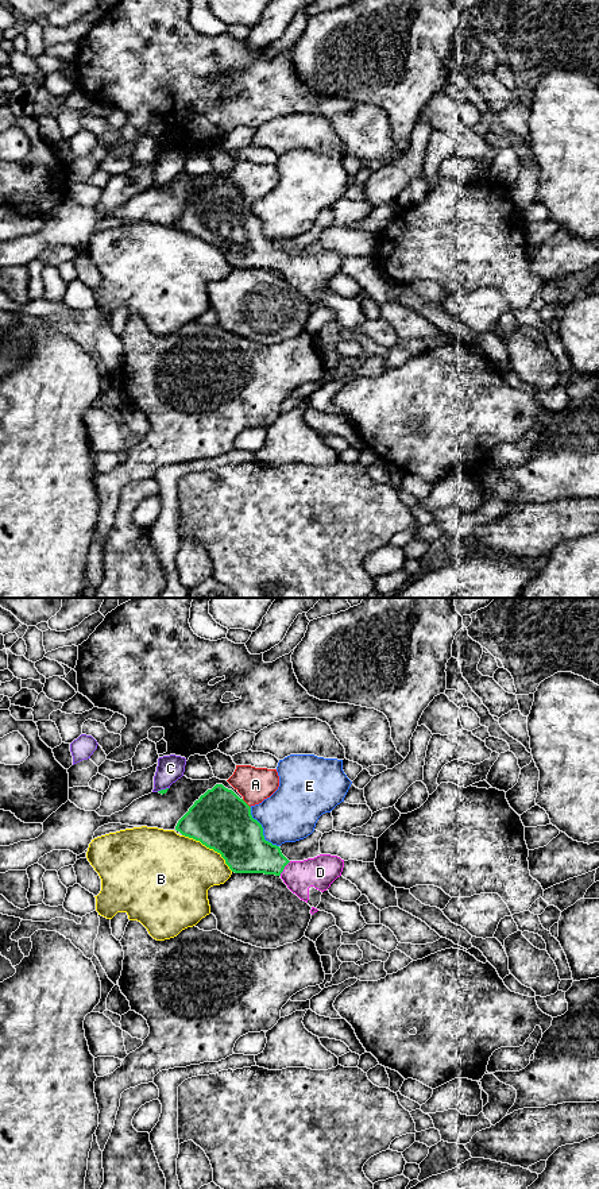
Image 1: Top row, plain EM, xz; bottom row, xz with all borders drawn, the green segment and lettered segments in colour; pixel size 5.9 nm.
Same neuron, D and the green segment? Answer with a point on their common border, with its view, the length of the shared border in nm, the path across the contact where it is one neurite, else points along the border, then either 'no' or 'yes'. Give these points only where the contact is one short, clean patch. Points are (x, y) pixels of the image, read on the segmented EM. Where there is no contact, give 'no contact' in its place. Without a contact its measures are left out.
contact xz (283, 868); length 110 nm; way xz (246, 850), (283, 868), (290, 872), (320, 872); yes

